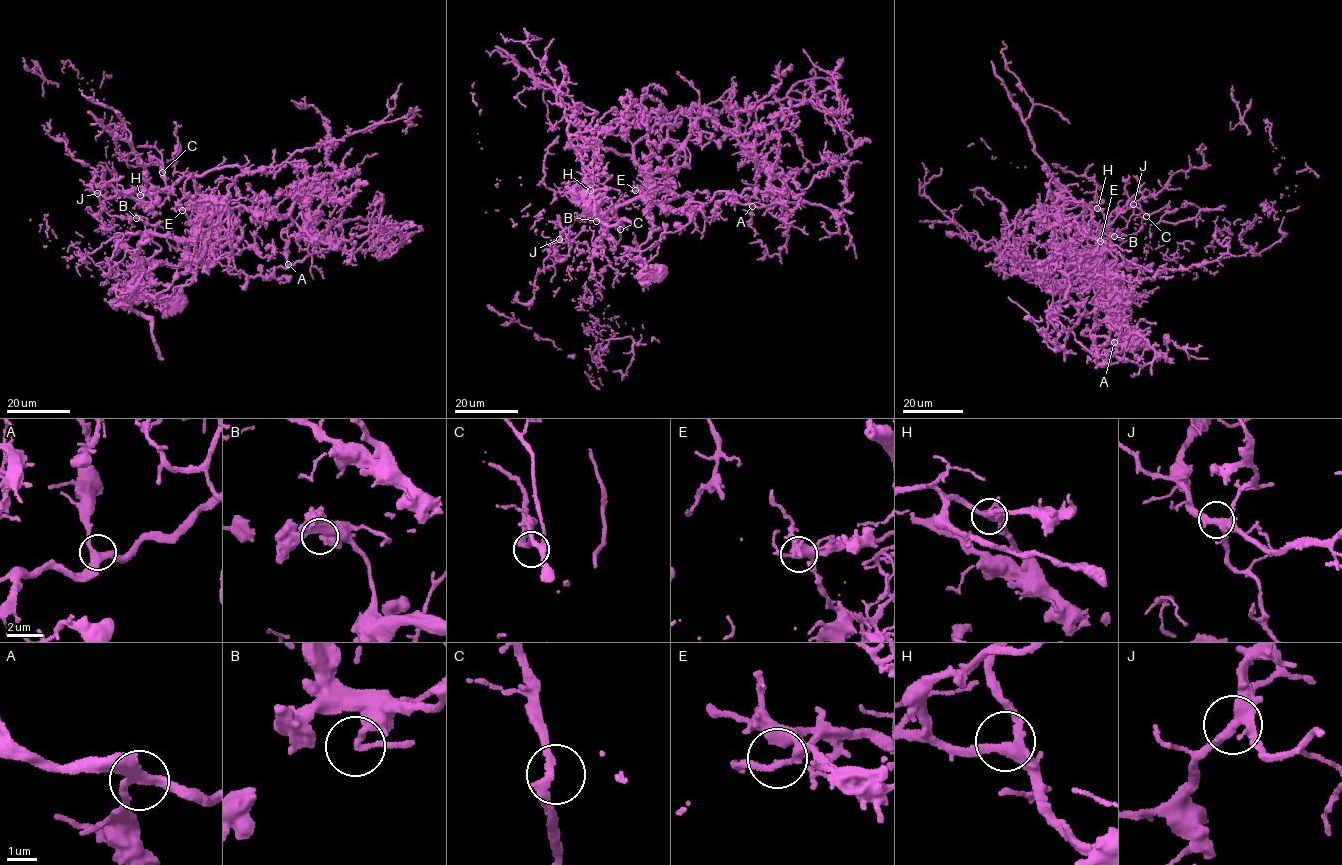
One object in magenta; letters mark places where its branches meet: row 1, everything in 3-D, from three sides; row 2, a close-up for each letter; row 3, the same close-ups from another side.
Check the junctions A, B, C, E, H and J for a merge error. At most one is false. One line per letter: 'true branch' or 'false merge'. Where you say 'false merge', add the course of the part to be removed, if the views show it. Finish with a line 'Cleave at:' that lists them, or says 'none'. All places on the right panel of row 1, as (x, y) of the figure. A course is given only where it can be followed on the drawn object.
A: true branch
B: false merge | (1114, 236), (1105, 249), (1111, 273), (1098, 284), (1066, 293), (1080, 316), (1068, 332), (1064, 361)
C: true branch
E: true branch
H: true branch
J: true branch
Cleave at: B

